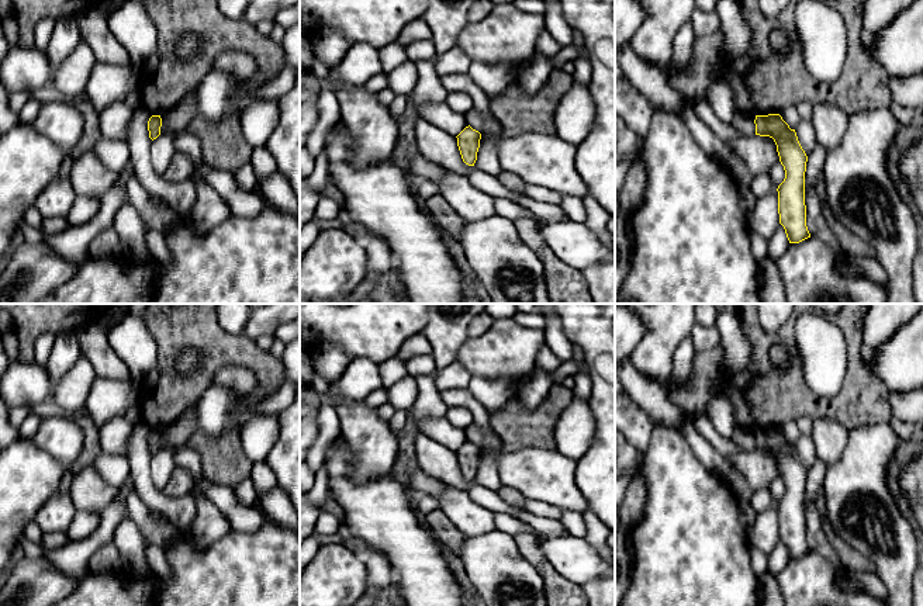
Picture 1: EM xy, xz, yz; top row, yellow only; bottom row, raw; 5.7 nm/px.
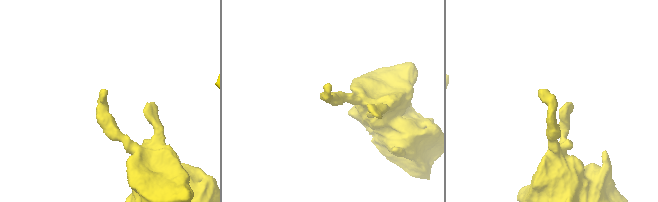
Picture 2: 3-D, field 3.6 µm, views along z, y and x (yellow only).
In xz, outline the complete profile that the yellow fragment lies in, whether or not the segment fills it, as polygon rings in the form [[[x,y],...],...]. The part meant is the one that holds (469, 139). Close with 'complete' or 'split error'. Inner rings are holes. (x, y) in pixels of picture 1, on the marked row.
[[[469,125],[456,138],[463,162],[469,166],[474,166],[481,134]]] | complete

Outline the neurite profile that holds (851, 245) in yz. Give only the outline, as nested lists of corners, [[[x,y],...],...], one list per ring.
[[[820,174],[816,180],[816,195],[820,200],[825,219],[834,233],[841,250],[850,257],[875,259],[874,249],[862,239],[857,238],[851,231],[843,226],[836,215],[830,211],[825,195],[825,177]]]

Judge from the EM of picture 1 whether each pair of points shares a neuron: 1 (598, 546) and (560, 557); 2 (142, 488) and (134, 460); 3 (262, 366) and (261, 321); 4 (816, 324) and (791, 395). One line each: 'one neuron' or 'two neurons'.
1: two neurons
2: one neuron
3: two neurons
4: two neurons

